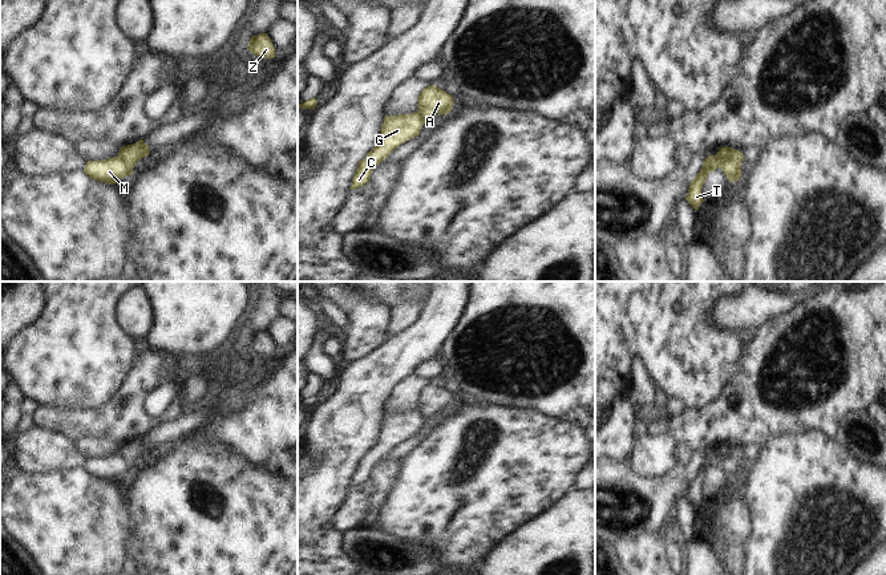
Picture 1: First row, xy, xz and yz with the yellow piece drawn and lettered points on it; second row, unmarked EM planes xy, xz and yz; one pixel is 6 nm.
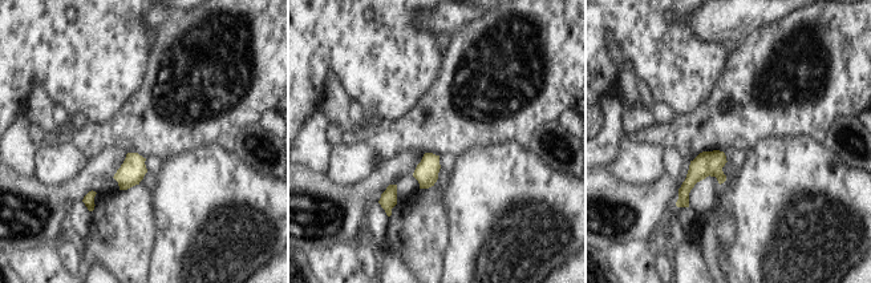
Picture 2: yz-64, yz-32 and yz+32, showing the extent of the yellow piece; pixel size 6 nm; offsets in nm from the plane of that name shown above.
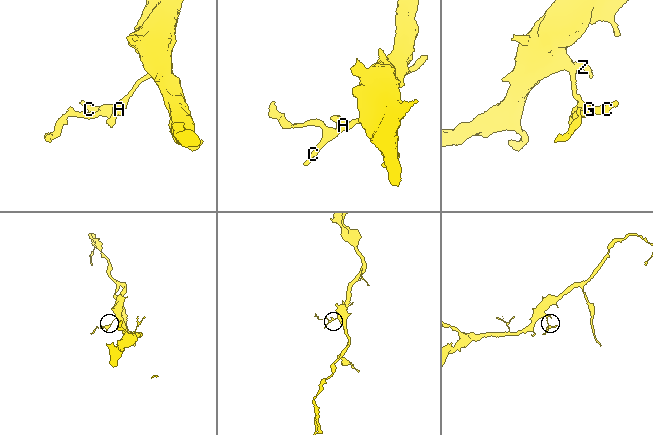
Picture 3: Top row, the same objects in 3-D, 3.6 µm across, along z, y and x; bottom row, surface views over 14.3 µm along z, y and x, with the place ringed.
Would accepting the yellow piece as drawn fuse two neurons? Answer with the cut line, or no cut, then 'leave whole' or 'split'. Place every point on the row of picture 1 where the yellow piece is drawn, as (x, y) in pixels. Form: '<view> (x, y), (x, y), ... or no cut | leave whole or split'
yz (735, 149), (733, 156), (720, 166) | split

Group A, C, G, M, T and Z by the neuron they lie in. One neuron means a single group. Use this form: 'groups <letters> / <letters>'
groups A T Z / C G M

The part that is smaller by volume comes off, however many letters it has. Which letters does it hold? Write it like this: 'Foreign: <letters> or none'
Foreign: C, G, M

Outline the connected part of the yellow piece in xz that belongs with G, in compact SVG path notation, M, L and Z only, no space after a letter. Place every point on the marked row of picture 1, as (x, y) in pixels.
M418 113L385 116L376 146L357 163L351 190L360 189L368 181L373 169L401 143L420 134L425 121Z

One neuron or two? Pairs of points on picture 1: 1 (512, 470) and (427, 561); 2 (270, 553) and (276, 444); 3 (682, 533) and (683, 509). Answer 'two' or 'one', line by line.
1: two
2: two
3: one

